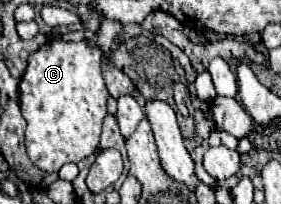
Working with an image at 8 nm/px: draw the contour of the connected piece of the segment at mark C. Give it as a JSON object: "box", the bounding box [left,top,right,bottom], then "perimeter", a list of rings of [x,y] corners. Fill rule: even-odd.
{"box":[20,17,122,173],"perimeter":[[[100,17],[100,23],[90,39],[82,39],[80,43],[48,41],[28,59],[26,73],[20,81],[20,109],[28,123],[28,157],[42,171],[56,173],[66,163],[78,163],[82,161],[82,149],[90,149],[90,143],[98,143],[94,131],[102,127],[108,101],[100,67],[120,45],[122,35],[122,23],[106,17]]]}

